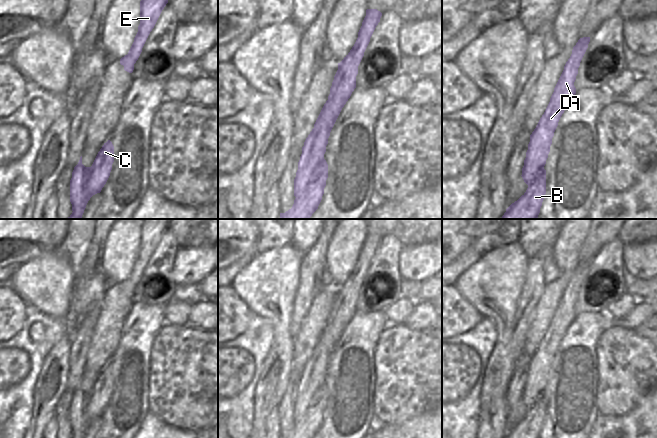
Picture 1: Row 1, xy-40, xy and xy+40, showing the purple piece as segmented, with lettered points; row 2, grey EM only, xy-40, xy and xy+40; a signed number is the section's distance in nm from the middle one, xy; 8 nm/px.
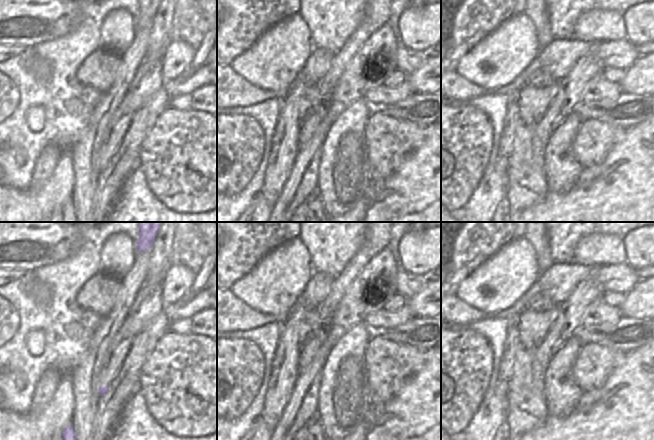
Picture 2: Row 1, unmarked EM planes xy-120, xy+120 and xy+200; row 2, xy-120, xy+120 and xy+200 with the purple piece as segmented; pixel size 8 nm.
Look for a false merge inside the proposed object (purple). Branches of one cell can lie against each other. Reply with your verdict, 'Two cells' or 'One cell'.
Two cells

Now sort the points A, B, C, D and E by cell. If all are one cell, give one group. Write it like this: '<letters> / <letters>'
A D E / B C

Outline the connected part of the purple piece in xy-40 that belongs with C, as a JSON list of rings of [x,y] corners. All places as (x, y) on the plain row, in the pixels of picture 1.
[[[108,364],[98,376],[88,396],[88,400],[84,408],[87,427],[93,419],[101,416],[110,400],[113,386],[114,370],[112,366]]]

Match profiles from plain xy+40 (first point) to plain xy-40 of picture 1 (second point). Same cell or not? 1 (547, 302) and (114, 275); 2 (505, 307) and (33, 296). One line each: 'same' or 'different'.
1: different
2: same

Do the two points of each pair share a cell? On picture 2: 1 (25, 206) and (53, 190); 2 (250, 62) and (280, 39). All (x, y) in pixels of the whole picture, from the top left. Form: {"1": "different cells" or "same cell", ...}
{"1": "same cell", "2": "same cell"}

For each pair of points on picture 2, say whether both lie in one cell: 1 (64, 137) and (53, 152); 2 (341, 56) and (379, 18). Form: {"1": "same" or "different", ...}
{"1": "different", "2": "same"}

